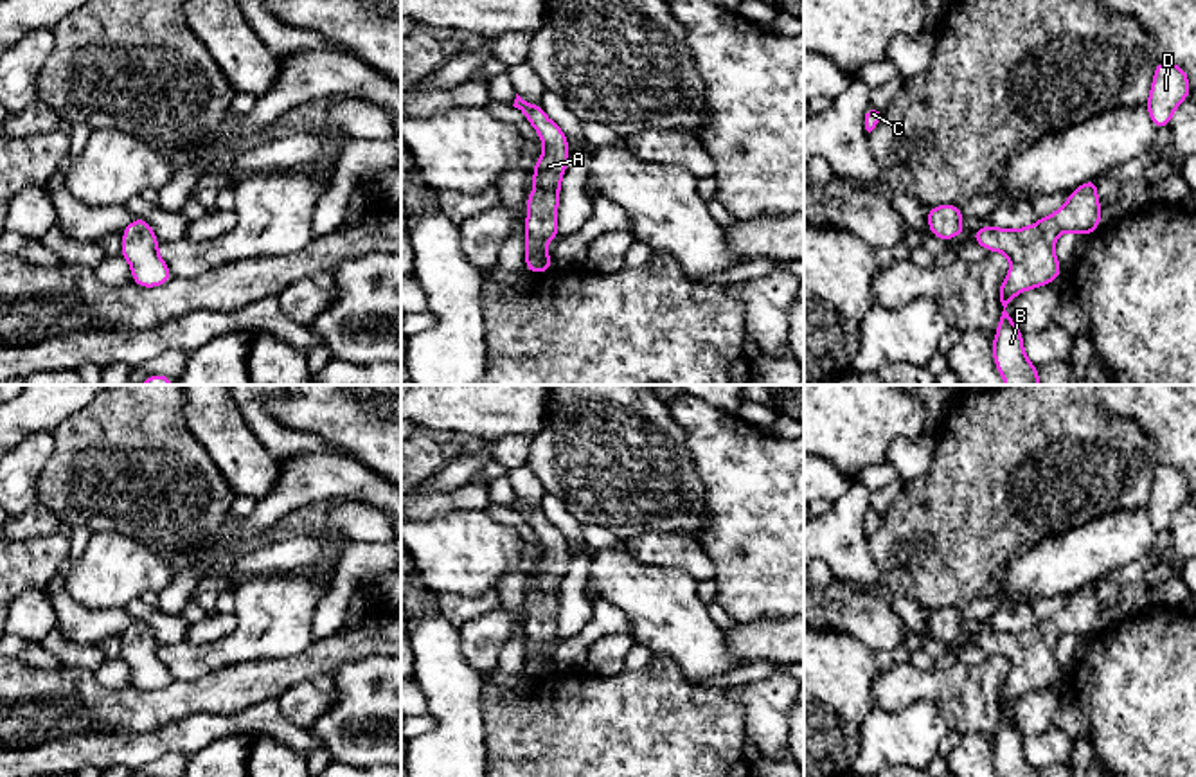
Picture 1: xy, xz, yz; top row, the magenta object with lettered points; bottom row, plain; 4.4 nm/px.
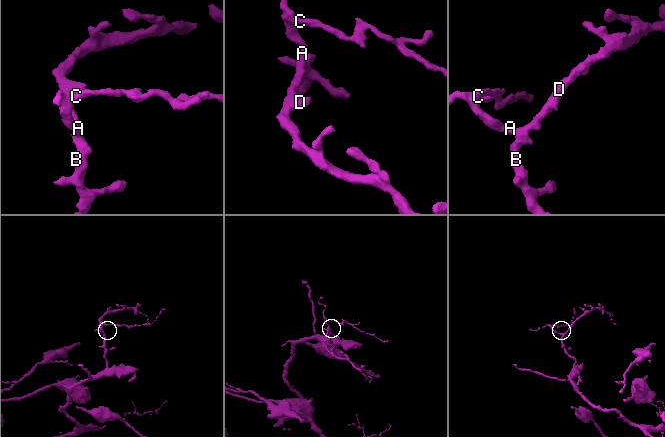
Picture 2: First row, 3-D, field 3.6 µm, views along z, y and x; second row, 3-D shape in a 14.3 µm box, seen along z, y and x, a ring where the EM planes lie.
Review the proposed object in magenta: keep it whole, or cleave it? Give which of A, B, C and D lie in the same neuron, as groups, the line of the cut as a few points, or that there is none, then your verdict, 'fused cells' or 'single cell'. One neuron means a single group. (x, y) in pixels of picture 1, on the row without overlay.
A B C D; no cut; single cell

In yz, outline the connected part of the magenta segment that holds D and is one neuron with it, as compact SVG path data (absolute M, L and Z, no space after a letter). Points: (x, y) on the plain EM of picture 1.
M1158 464L1149 502L1146 505L1156 534L1169 529L1174 513L1189 500L1189 496L1191 489L1187 475L1176 466Z

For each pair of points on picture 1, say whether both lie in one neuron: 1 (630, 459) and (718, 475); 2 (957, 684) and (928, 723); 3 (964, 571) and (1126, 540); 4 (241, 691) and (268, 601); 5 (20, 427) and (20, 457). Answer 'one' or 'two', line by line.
1: two
2: two
3: two
4: two
5: two

